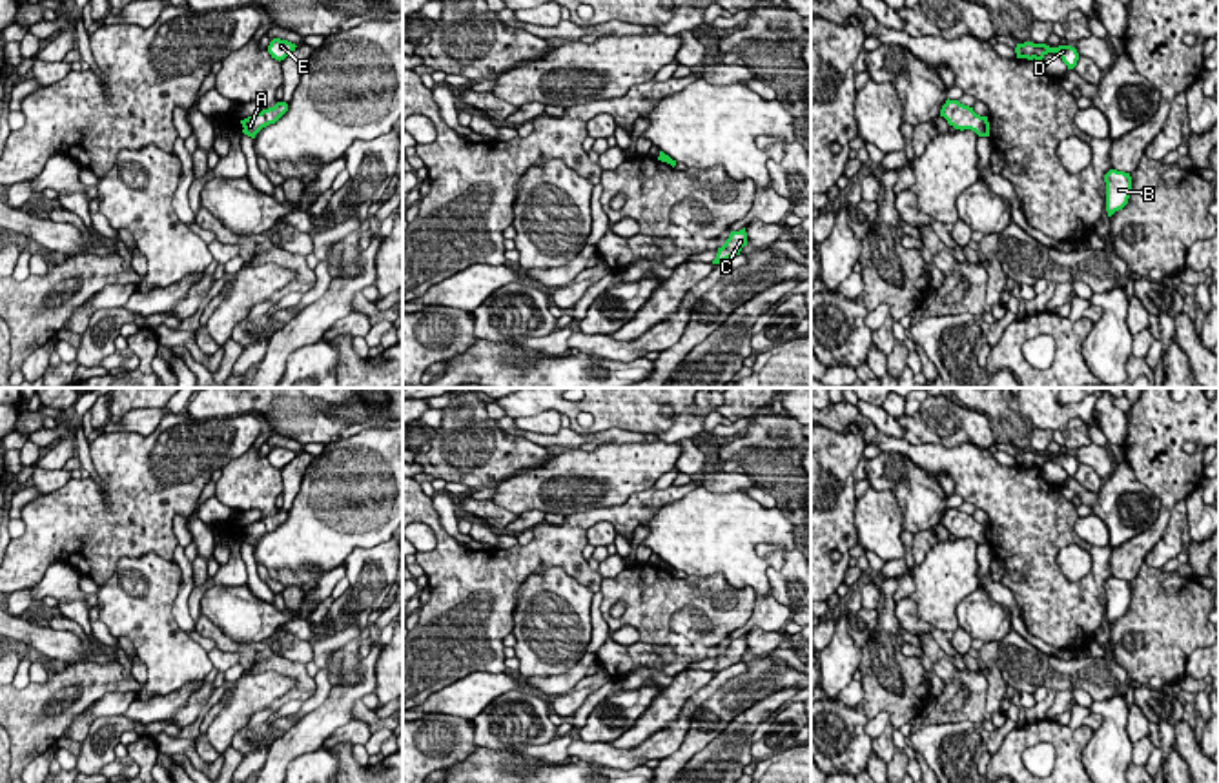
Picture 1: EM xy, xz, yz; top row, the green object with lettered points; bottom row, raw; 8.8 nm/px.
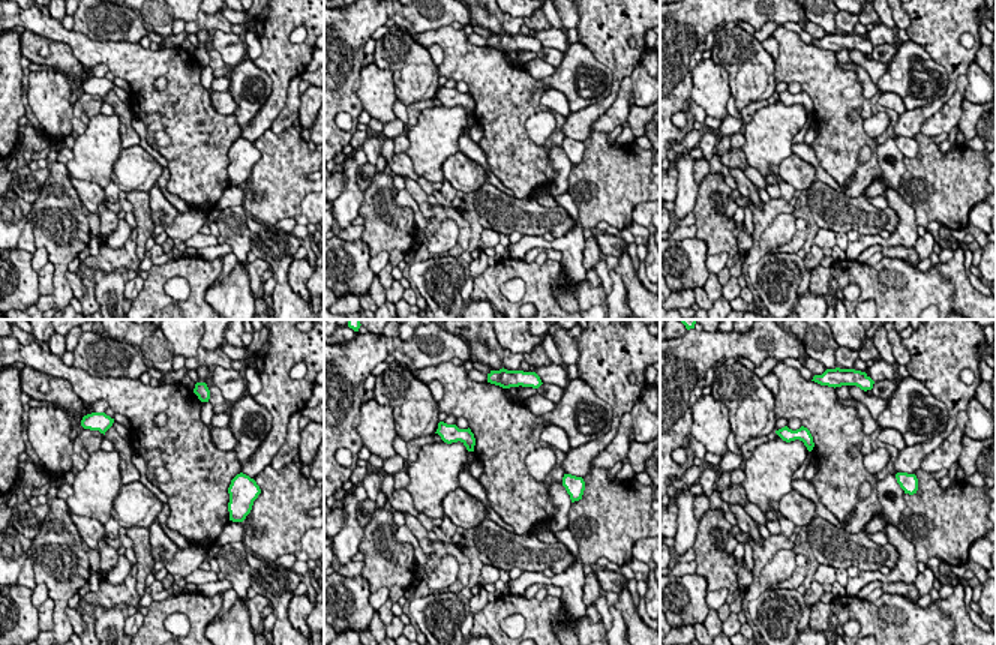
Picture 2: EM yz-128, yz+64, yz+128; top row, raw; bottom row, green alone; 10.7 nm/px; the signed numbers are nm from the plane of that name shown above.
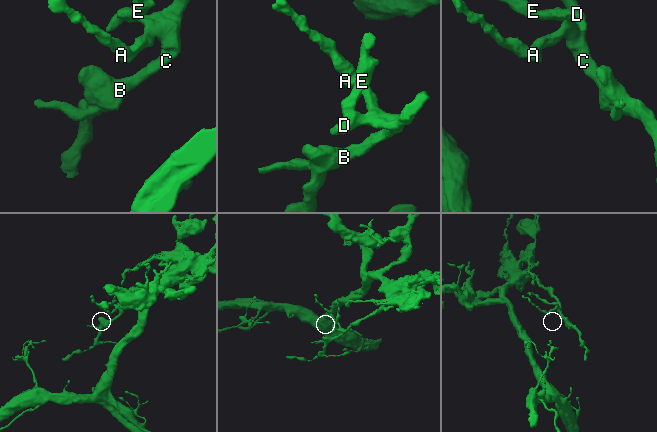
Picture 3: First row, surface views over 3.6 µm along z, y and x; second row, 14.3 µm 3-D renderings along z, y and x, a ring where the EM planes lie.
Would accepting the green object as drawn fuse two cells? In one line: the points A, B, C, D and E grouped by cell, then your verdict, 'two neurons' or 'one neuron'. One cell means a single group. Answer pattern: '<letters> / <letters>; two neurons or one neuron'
A B C D E; one neuron

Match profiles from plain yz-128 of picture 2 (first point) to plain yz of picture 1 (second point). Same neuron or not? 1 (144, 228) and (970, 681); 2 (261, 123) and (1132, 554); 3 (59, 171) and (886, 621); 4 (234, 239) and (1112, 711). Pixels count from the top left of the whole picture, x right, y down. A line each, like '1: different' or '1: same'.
1: different
2: same
3: same
4: different

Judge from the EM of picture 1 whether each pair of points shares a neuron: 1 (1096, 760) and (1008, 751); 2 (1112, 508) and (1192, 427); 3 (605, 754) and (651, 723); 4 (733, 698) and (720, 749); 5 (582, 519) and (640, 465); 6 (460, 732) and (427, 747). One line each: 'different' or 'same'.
1: different
2: different
3: different
4: different
5: different
6: same

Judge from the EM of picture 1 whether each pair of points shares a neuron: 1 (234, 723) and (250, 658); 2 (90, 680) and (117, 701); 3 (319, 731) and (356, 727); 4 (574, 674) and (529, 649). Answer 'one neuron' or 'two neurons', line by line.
1: two neurons
2: two neurons
3: two neurons
4: two neurons

